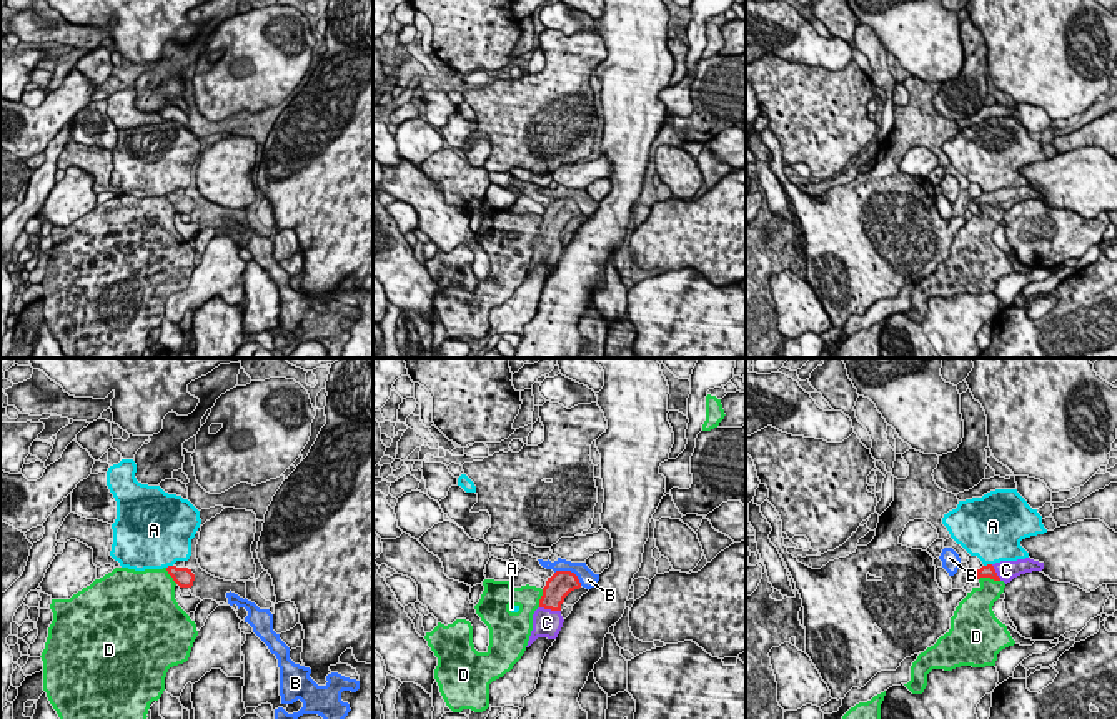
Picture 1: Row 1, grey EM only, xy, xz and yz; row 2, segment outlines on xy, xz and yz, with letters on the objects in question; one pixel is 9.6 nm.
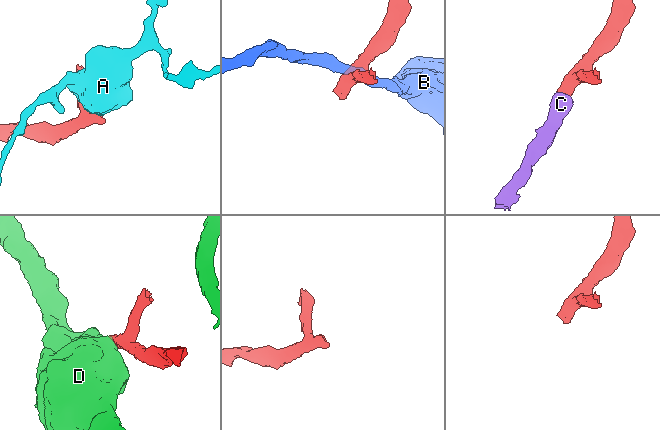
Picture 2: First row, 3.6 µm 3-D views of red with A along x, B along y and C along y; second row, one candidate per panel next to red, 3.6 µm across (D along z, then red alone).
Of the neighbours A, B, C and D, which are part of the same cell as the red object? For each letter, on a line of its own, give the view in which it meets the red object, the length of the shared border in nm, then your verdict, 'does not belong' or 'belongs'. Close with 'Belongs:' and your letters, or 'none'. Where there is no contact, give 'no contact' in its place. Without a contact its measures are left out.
A: meets red in yz; contact 90 nm long; does not belong
B: meets red in xz; contact 300 nm long; does not belong
C: meets red in xz; contact 220 nm long; belongs
D: meets red in yz; contact 220 nm long; does not belong
Belongs: C

